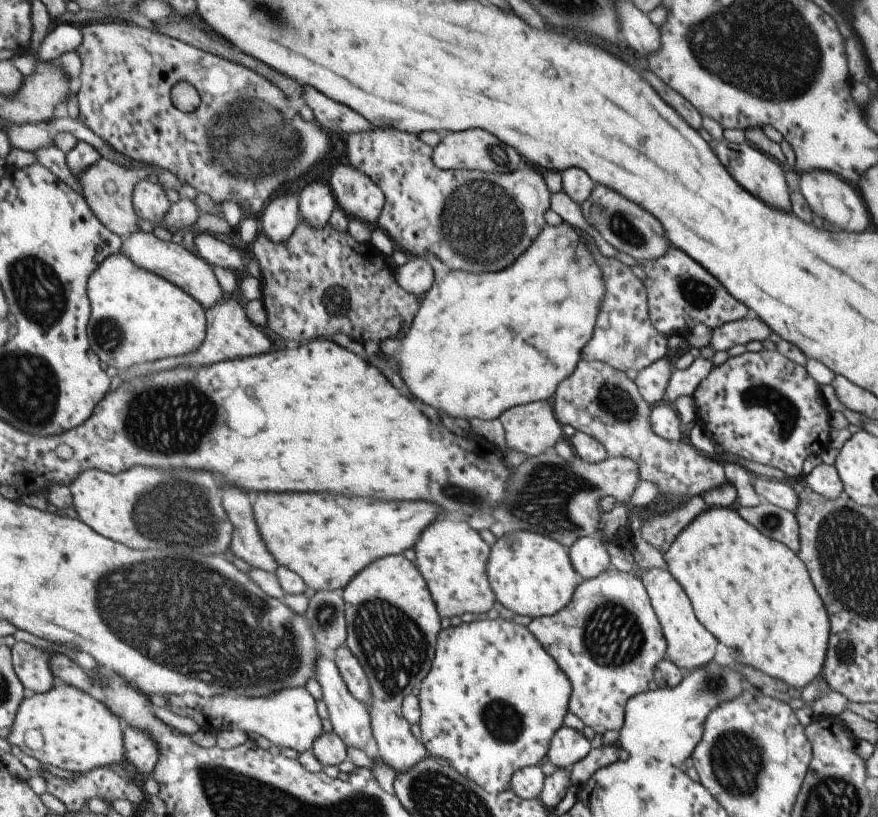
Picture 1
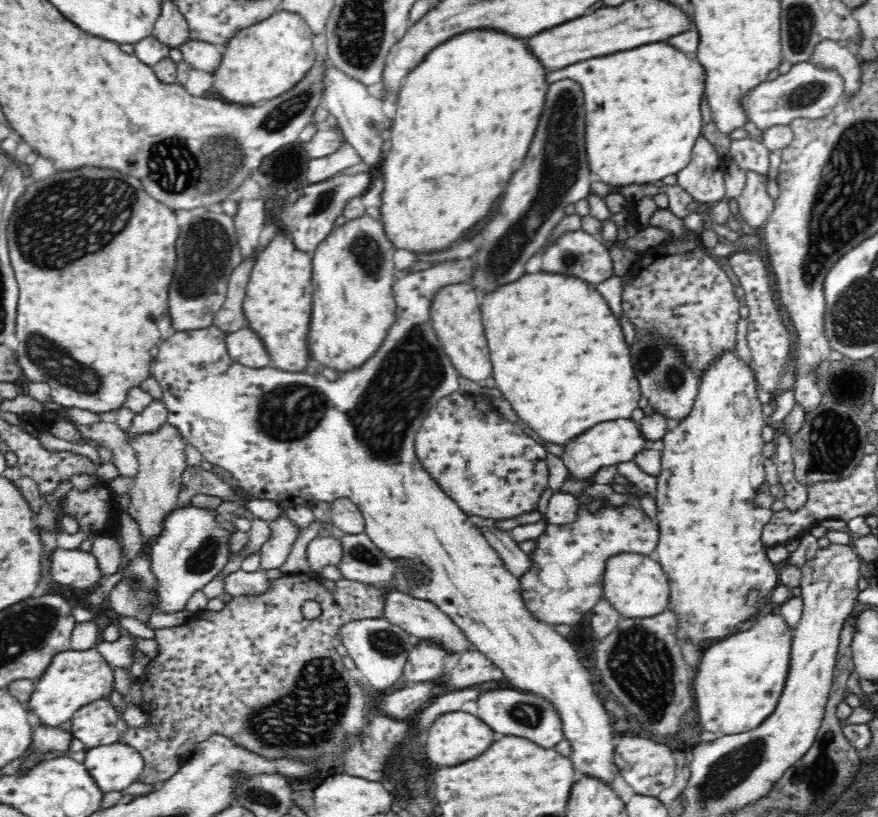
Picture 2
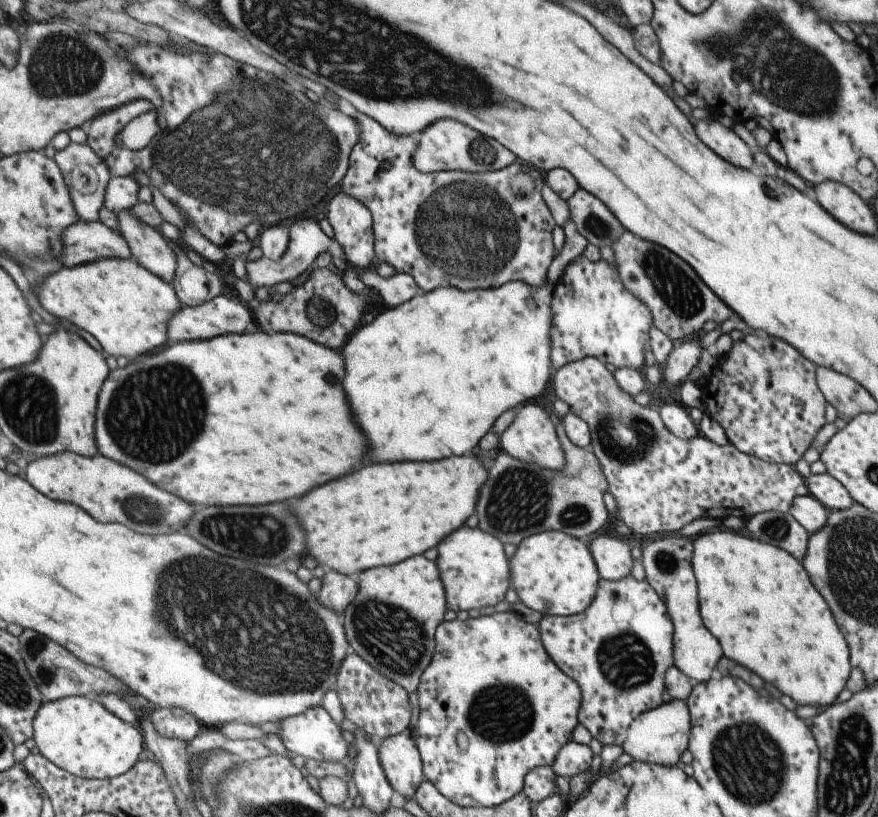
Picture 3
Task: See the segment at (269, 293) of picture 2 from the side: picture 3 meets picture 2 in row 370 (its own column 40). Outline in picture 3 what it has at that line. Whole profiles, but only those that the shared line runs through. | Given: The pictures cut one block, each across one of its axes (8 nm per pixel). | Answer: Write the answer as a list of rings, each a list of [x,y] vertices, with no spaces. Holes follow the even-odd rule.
[[[101,259],[63,267],[45,277],[45,280],[36,287],[34,294],[38,299],[38,304],[43,306],[49,314],[89,332],[107,354],[115,358],[124,356],[128,360],[134,360],[166,346],[168,322],[181,308],[174,288],[169,283],[150,273],[139,263],[127,259]]]

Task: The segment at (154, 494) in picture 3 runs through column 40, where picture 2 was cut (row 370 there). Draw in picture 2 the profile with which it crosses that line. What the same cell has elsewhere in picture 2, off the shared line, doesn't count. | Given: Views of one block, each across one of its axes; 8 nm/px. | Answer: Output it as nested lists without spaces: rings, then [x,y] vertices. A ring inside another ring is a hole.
[[[468,283],[450,285],[439,290],[431,304],[431,323],[439,343],[460,376],[481,384],[492,376],[490,350],[484,338],[480,304]]]

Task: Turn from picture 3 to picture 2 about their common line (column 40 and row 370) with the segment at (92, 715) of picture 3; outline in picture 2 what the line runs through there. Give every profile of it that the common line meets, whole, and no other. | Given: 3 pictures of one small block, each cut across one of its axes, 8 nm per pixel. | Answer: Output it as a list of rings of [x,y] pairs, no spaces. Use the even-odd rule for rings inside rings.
[[[728,348],[724,350],[720,356],[716,356],[712,360],[712,364],[706,368],[701,374],[701,381],[698,388],[698,394],[694,401],[692,410],[686,418],[673,423],[668,432],[663,436],[664,448],[661,451],[661,466],[662,472],[658,479],[658,488],[654,497],[657,502],[658,512],[658,527],[659,529],[659,541],[656,550],[652,556],[654,560],[658,561],[658,564],[664,569],[667,574],[670,586],[670,604],[669,608],[676,617],[676,630],[678,630],[678,638],[686,638],[692,640],[696,646],[706,645],[705,640],[715,640],[716,638],[724,639],[736,632],[736,626],[739,626],[742,622],[749,620],[751,617],[758,615],[758,612],[763,608],[766,602],[769,600],[770,594],[780,584],[778,565],[772,563],[766,556],[766,549],[762,546],[761,534],[766,524],[772,519],[773,510],[770,508],[754,506],[754,498],[758,495],[758,488],[766,481],[766,475],[764,472],[764,462],[767,459],[763,453],[763,446],[765,445],[762,438],[762,428],[767,425],[766,416],[762,413],[762,402],[758,399],[758,387],[757,378],[755,377],[755,370],[752,363],[746,363],[734,348]]]

